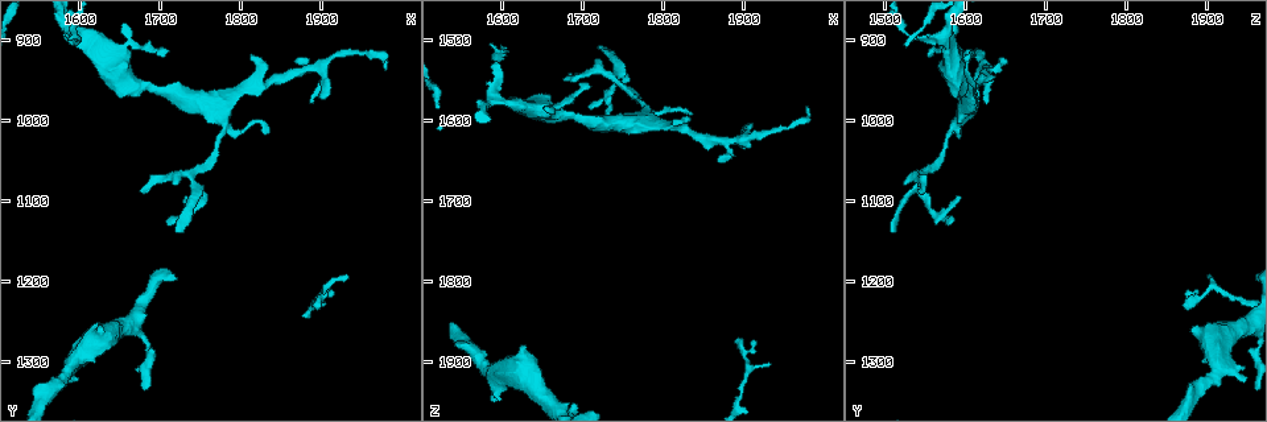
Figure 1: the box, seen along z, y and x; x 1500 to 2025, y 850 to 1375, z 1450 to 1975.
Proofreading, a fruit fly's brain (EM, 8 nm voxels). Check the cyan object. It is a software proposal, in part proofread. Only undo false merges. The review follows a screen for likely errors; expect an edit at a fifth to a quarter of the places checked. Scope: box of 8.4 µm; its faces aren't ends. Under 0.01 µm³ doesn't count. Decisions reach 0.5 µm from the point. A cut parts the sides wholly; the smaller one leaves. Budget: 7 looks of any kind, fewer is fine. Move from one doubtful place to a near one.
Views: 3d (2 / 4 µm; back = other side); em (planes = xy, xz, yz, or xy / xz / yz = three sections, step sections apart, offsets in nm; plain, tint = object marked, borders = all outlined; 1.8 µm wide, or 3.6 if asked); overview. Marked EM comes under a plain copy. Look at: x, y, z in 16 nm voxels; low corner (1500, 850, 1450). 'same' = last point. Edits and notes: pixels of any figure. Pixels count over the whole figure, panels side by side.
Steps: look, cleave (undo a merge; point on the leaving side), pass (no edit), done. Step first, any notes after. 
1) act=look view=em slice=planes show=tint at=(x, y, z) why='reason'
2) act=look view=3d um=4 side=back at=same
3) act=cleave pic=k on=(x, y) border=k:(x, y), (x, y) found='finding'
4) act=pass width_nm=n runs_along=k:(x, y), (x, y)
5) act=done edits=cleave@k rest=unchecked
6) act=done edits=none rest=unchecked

act=look view=3d um=4 side=back at=(1905, 1205, 1905) why='sharp bend'

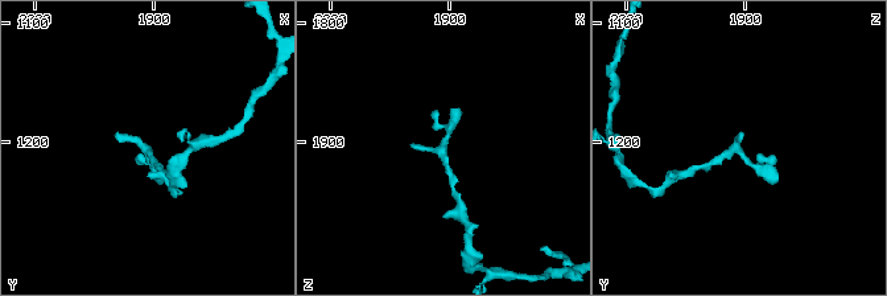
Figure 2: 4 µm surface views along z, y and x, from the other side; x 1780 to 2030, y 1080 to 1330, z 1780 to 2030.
act=look view=em slice=xz step=16 show=tint at=(1906, 1208, 1904)

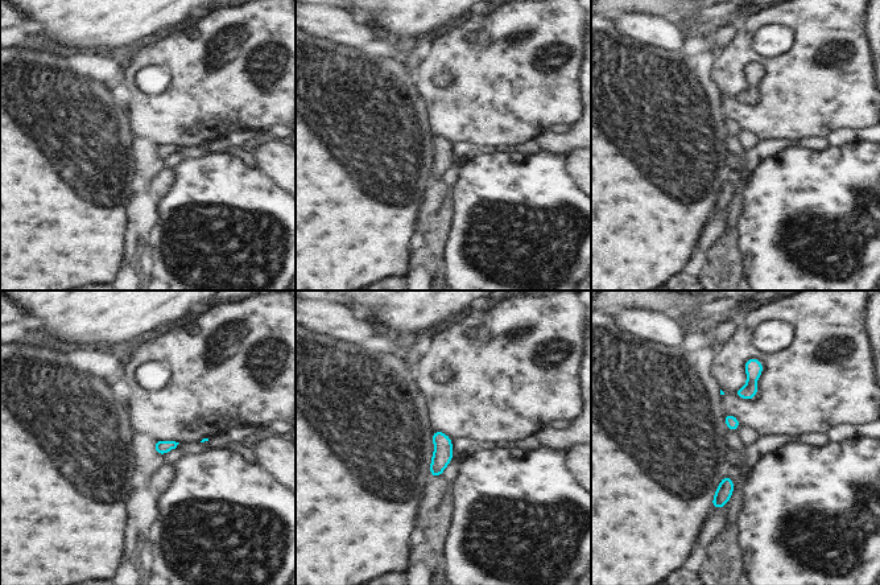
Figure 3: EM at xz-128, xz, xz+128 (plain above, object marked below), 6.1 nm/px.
act=look view=em slice=planes show=tint at=same

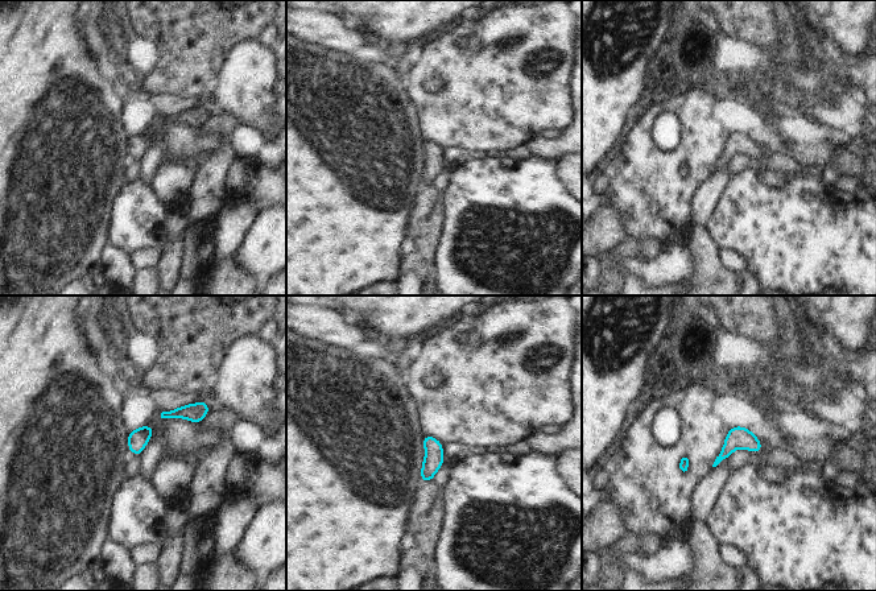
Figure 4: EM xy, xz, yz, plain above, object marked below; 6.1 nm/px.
act=pass found='continuous, no second cell'

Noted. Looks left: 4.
act=look view=3d um=2 at=(1740, 1070, 1550) why='branch point'

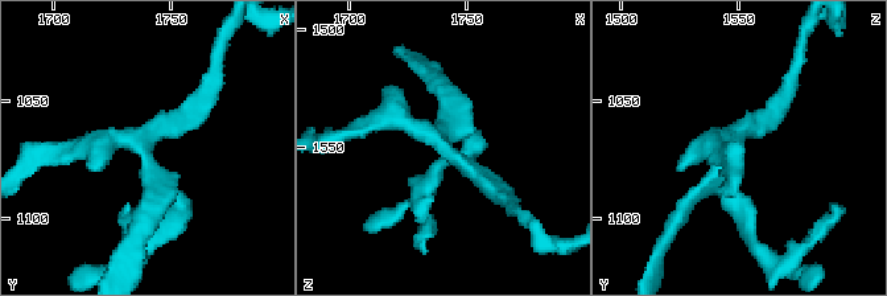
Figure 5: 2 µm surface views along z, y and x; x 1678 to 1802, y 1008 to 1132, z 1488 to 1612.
act=look view=em slice=planes show=borders at=(1739, 1067, 1548)

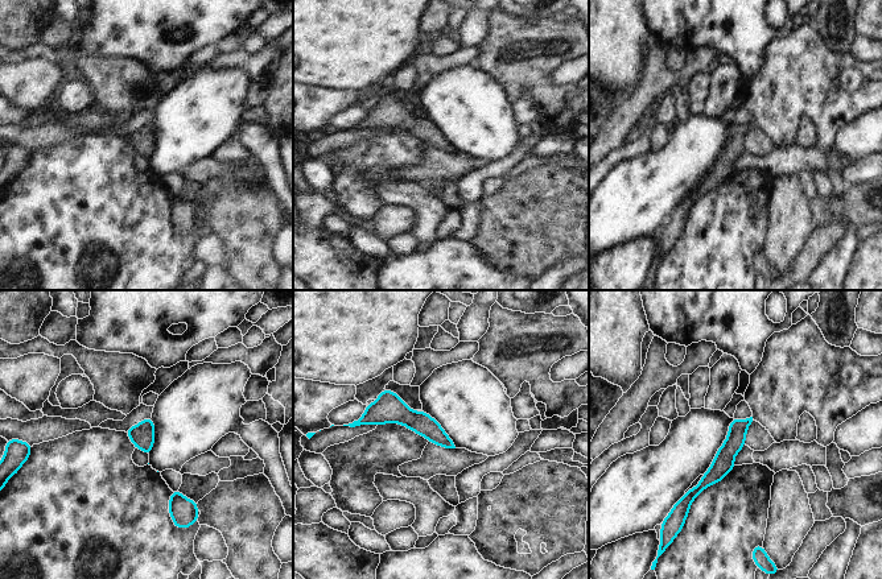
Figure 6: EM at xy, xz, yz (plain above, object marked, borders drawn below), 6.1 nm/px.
act=pass runs_along=6:(746, 422), (722, 464), (687, 499) found='all the same cell'

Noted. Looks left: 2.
act=look view=3d um=4 side=back at=(1595, 895, 1570) why='abrupt turn'

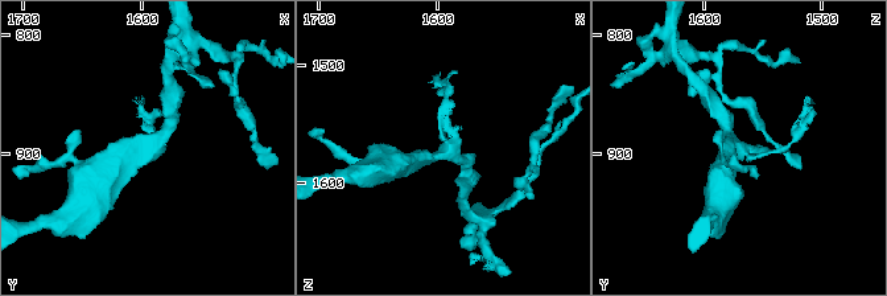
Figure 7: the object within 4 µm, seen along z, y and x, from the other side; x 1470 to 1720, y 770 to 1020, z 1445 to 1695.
act=look view=em slice=planes show=tint at=(1594, 896, 1572) arms=3

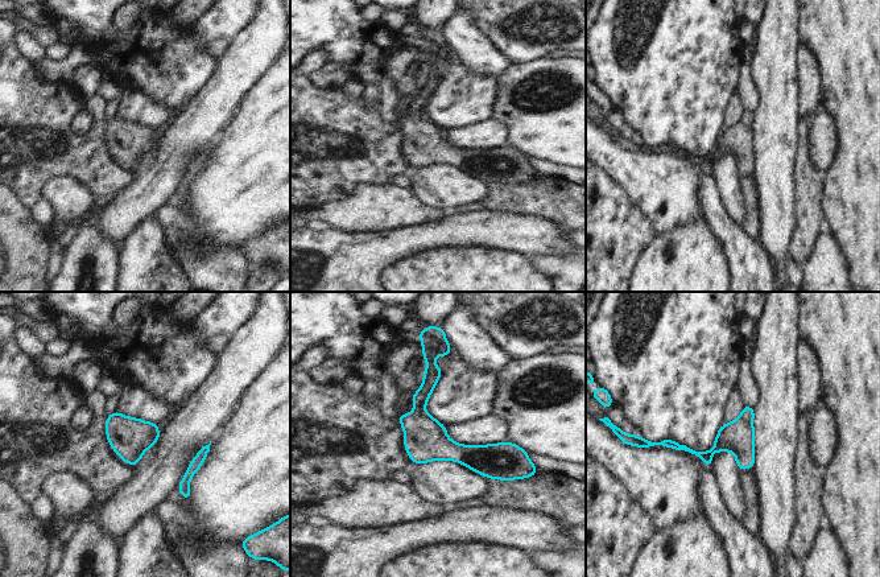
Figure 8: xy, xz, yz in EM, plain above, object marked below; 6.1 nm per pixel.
act=pass runs_along=8:(430, 365), (420, 420), (450, 450), (516, 454) found='all the same cell'

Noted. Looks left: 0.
act=done edits=none rest=unchecked

